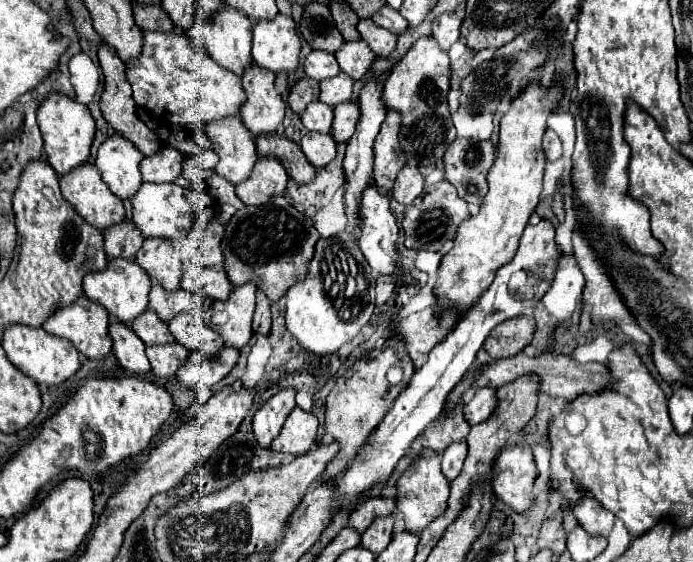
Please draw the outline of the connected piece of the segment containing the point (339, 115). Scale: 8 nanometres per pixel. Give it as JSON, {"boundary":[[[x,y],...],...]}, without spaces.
{"boundary":[[[349,101],[349,103],[339,103],[339,107],[333,109],[335,111],[335,119],[333,119],[333,139],[337,143],[347,143],[351,139],[351,135],[355,133],[355,125],[359,119],[359,107]]]}

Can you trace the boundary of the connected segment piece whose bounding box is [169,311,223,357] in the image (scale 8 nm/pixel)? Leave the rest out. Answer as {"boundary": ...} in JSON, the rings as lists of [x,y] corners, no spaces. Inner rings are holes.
{"boundary":[[[183,311],[183,315],[175,315],[175,319],[169,323],[169,331],[177,343],[187,347],[187,351],[203,349],[213,357],[223,347],[223,339],[219,339],[219,335],[215,335],[215,331],[203,323],[199,311]]]}

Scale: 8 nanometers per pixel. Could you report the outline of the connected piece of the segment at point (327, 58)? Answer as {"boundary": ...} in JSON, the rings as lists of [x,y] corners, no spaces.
{"boundary":[[[311,51],[303,61],[303,69],[305,69],[307,77],[317,79],[317,81],[335,77],[341,71],[335,61],[335,55],[327,53],[327,51]]]}

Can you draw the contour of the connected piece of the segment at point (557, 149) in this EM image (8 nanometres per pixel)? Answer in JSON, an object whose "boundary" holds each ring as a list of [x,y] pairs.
{"boundary":[[[547,129],[545,135],[543,135],[543,153],[545,153],[547,161],[555,161],[555,159],[559,159],[563,155],[561,139],[551,129]]]}

